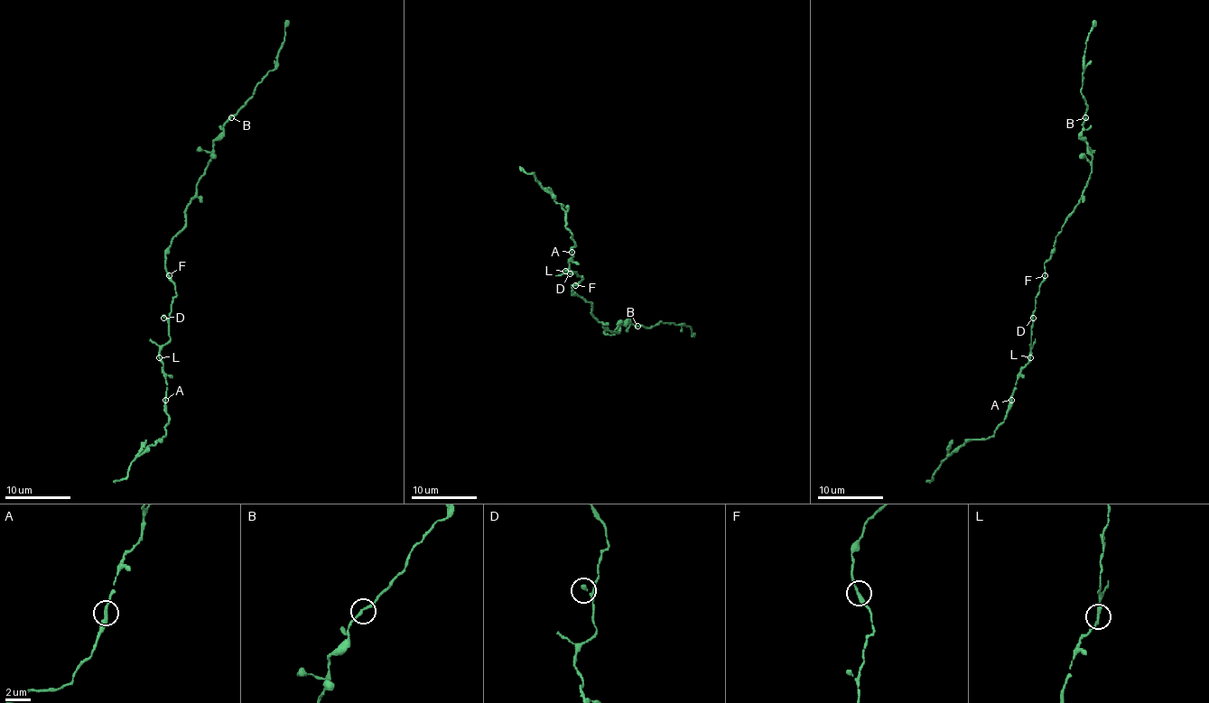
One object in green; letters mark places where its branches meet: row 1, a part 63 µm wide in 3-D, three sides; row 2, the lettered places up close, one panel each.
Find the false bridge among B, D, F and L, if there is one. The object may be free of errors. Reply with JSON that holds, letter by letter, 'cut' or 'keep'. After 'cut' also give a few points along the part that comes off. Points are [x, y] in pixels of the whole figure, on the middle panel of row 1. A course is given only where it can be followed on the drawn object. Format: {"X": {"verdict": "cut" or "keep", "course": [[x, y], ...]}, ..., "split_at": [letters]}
{"B": {"verdict": "keep"}, "D": {"verdict": "keep"}, "F": {"verdict": "keep"}, "L": {"verdict": "keep"}, "split_at": []}

